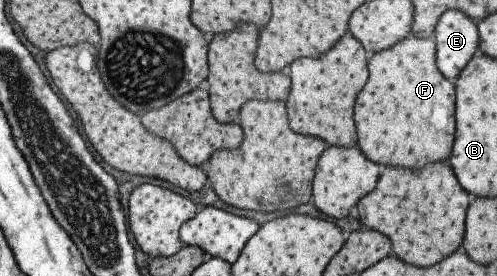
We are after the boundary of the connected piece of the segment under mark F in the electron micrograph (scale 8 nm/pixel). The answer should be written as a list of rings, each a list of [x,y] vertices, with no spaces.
[[[408,35],[390,49],[374,53],[374,57],[368,59],[368,81],[354,101],[354,125],[358,149],[372,163],[422,169],[426,163],[444,161],[450,155],[454,135],[454,87],[434,65],[432,38],[420,39]]]

